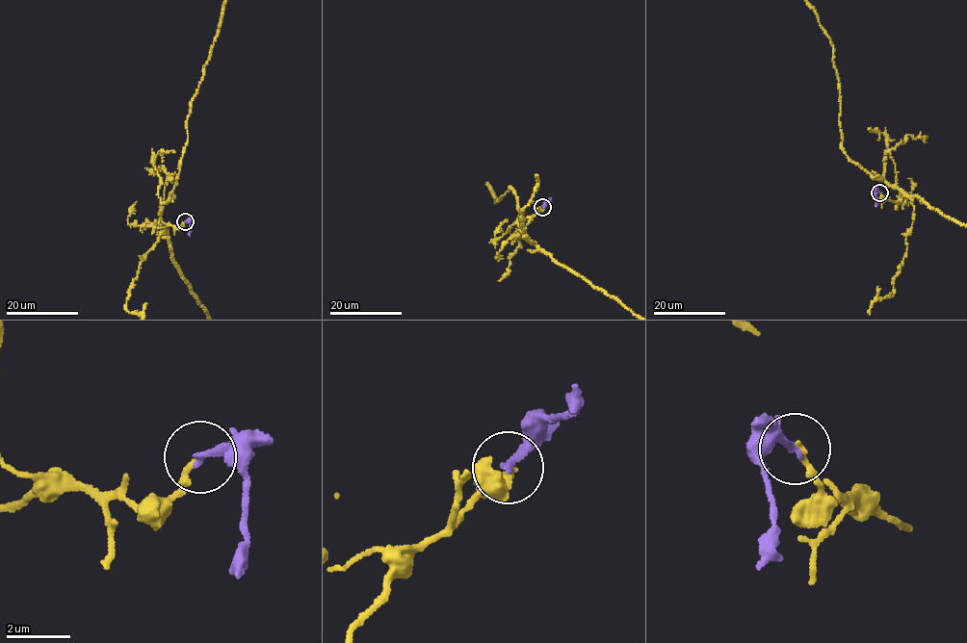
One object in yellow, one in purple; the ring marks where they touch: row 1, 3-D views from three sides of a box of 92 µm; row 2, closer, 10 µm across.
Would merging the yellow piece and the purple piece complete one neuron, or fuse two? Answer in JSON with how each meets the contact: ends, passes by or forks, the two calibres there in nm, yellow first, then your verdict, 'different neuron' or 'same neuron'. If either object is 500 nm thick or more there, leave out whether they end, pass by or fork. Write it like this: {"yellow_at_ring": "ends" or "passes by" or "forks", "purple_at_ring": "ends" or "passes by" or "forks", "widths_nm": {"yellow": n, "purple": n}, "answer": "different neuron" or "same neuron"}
{"yellow_at_ring": "ends", "purple_at_ring": "ends", "widths_nm": {"yellow": 200, "purple": 220}, "answer": "different neuron"}

